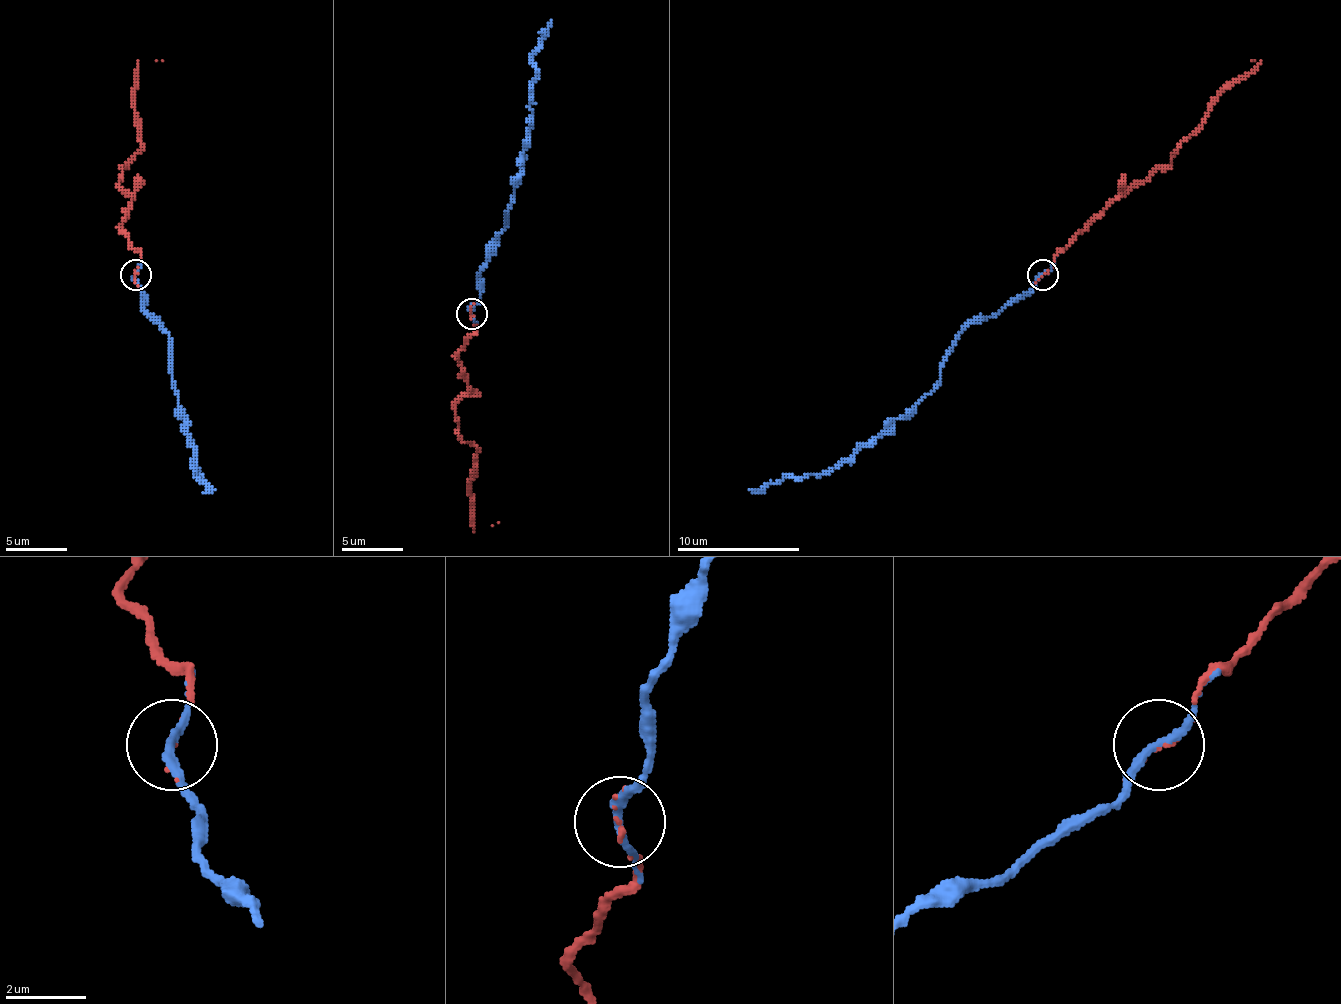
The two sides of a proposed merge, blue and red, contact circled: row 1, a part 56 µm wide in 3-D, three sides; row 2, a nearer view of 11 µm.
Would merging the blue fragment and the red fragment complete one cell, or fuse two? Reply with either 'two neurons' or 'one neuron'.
one neuron

